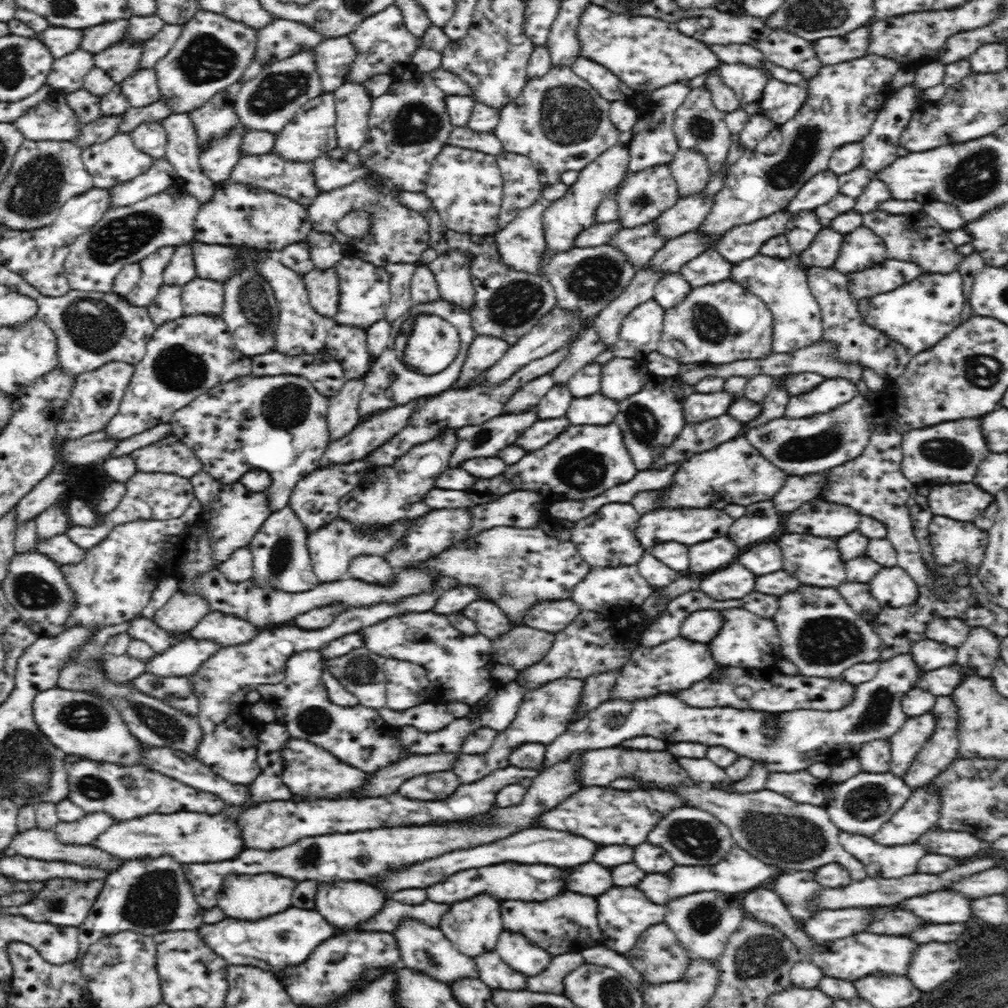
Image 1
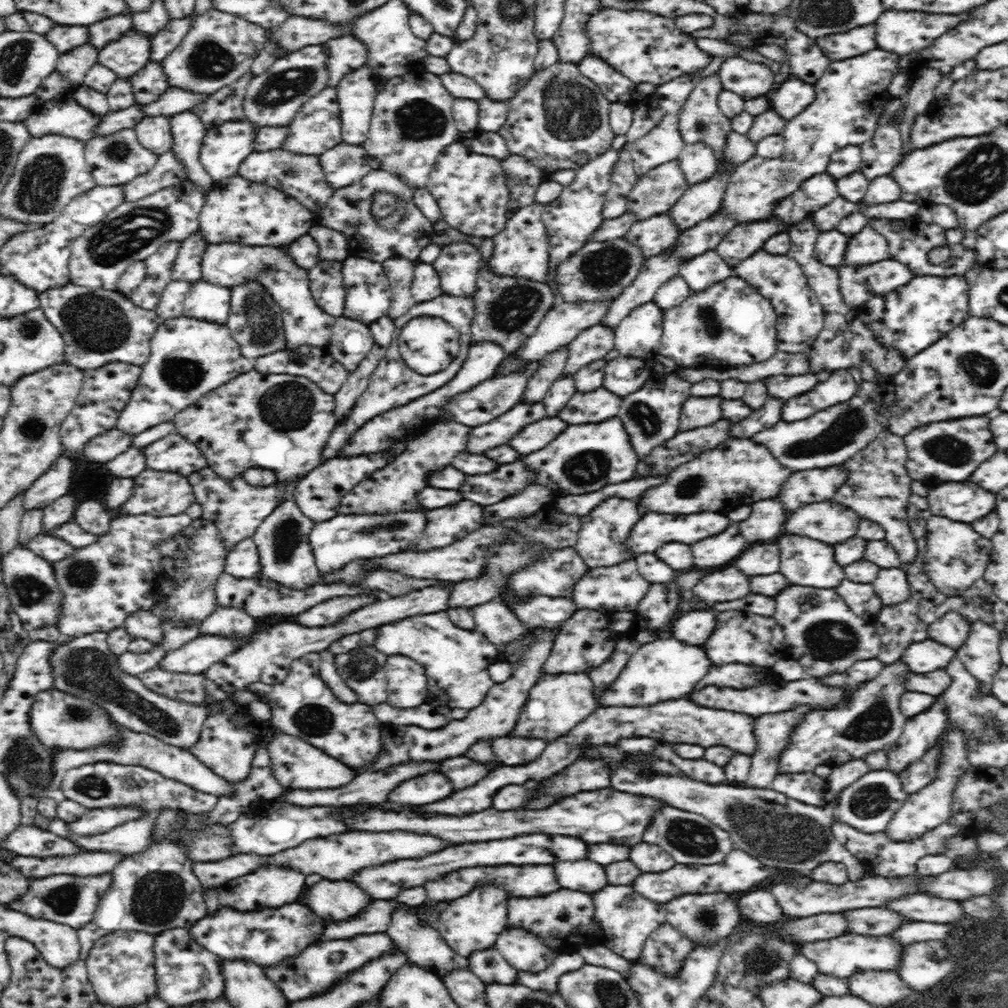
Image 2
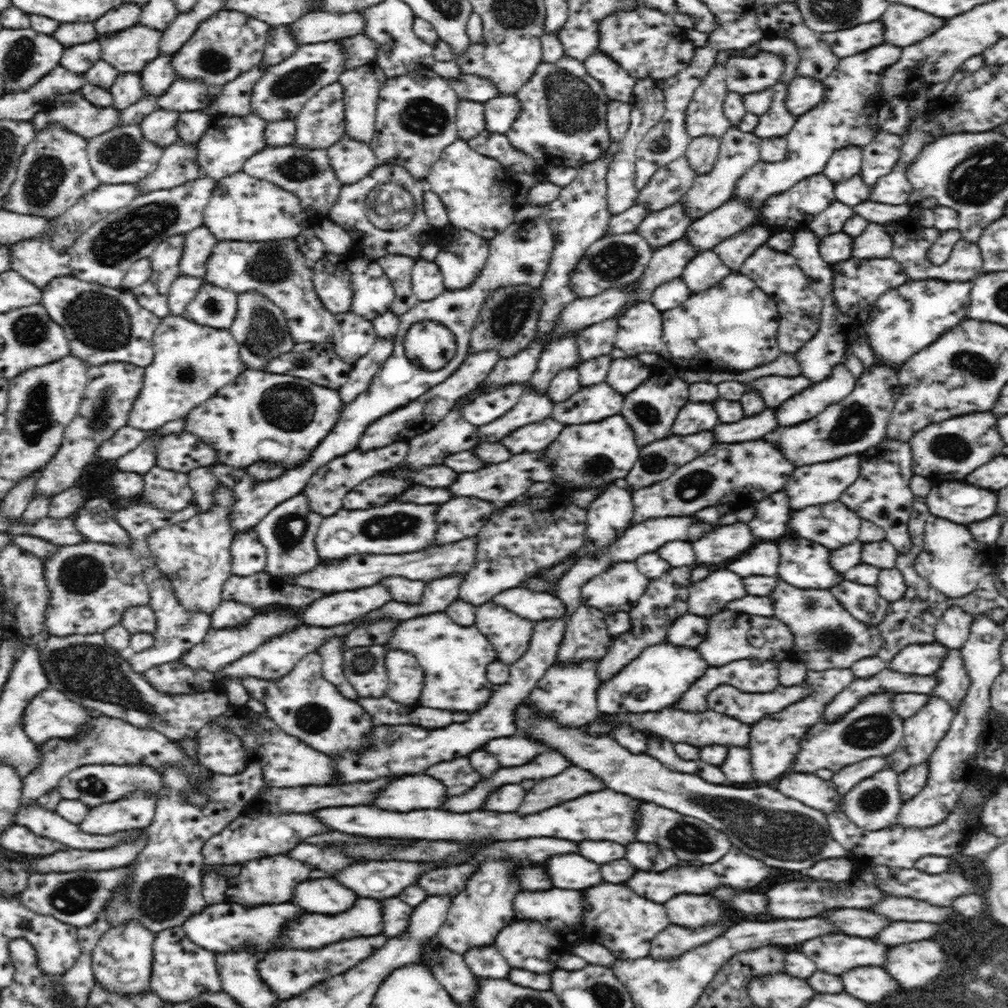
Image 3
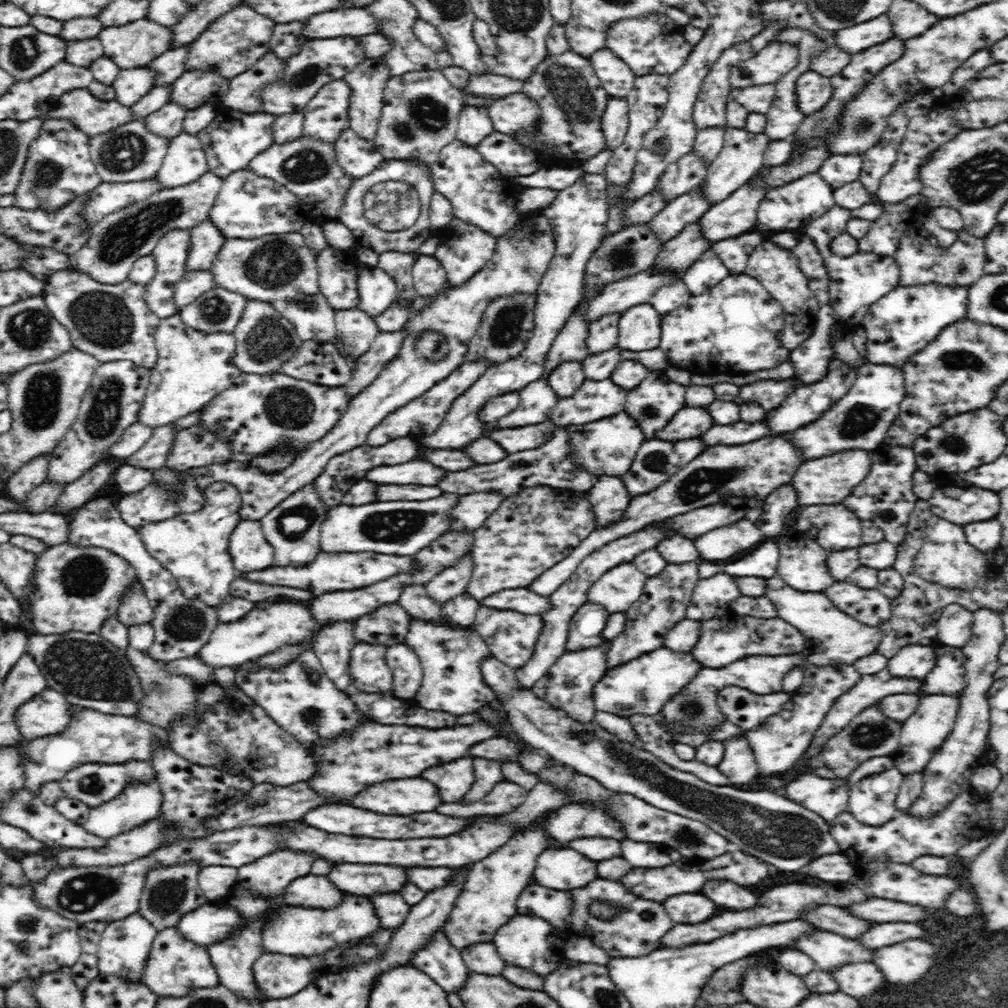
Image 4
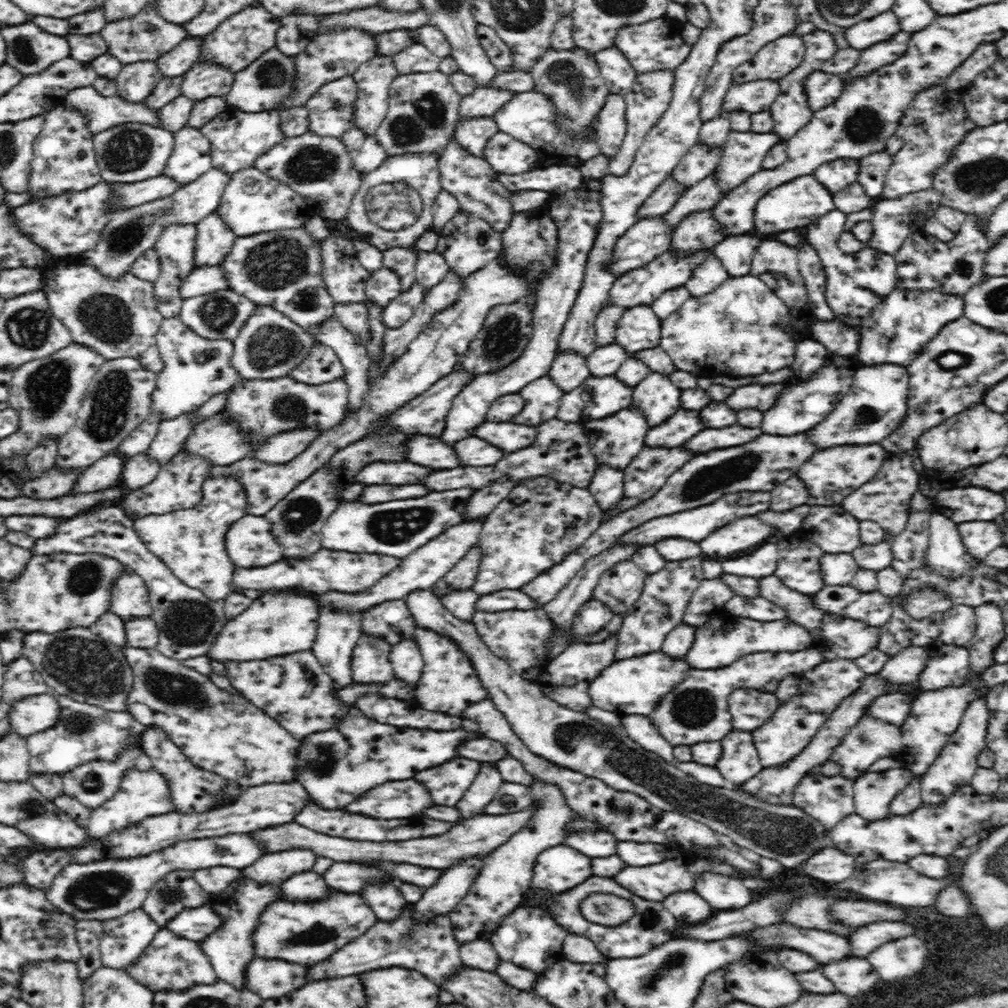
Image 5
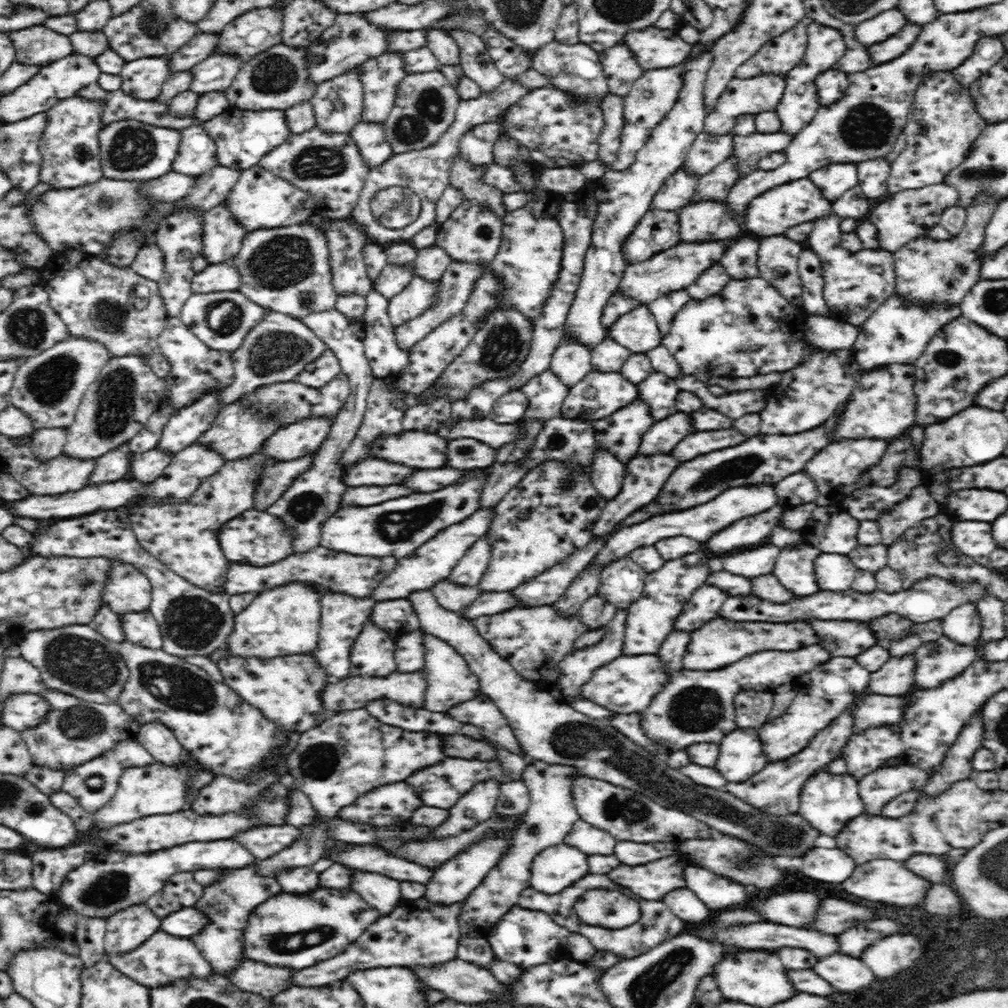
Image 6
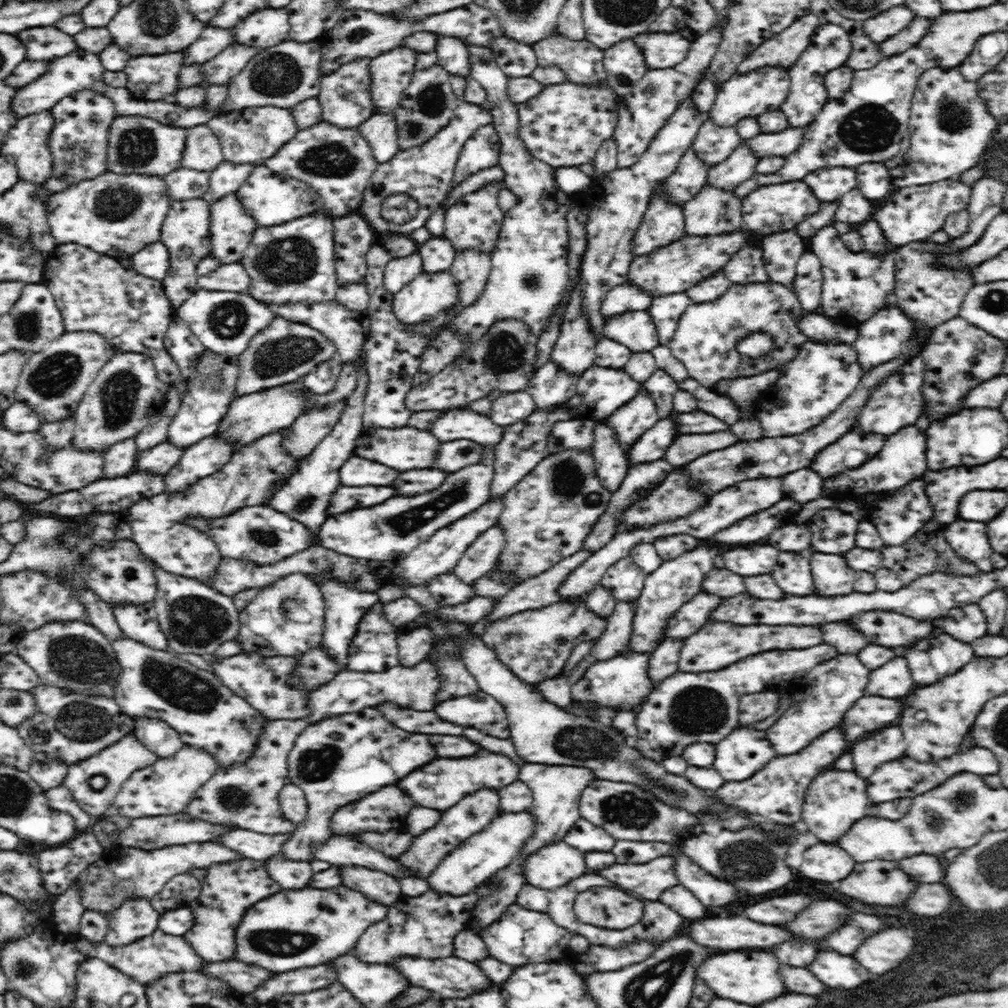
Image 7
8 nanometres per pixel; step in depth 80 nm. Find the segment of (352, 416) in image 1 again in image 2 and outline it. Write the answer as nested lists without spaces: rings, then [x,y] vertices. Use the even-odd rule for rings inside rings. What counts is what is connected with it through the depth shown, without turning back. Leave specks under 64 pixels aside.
[[[375,344],[364,360],[359,362],[358,368],[349,373],[346,382],[336,391],[334,397],[338,424],[346,418],[356,400],[366,390],[370,377],[375,373],[378,363],[384,360],[386,352],[386,349]]]

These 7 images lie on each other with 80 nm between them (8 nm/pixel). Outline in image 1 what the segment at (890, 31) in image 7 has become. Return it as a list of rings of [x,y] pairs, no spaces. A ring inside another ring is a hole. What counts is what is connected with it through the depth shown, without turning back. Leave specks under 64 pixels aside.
[[[868,26],[856,28],[844,36],[828,36],[811,41],[816,58],[823,66],[866,56],[868,43],[870,43]]]

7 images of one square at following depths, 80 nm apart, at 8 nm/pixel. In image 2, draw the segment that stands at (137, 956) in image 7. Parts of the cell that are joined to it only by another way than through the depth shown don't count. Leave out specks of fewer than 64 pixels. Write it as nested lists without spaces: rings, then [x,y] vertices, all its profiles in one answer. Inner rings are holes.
[[[172,928],[155,935],[154,944],[156,990],[168,1006],[194,1004],[202,1000],[218,1000],[225,996],[224,977],[221,971],[221,958],[200,946],[189,929]]]

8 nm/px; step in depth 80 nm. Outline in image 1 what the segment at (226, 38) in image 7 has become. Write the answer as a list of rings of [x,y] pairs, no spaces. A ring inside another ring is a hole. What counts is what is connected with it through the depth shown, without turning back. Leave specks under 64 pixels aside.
[[[155,67],[138,69],[120,82],[120,91],[132,108],[142,108],[161,99]]]

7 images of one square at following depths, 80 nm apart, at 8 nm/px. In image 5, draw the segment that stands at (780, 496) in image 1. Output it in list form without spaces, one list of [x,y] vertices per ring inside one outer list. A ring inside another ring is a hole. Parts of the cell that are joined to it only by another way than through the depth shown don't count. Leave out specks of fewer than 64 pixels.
[[[880,443],[844,444],[816,451],[798,470],[798,476],[802,478],[809,494],[808,504],[822,506],[840,504],[846,496],[868,482],[876,471],[880,470],[887,454],[888,451]]]

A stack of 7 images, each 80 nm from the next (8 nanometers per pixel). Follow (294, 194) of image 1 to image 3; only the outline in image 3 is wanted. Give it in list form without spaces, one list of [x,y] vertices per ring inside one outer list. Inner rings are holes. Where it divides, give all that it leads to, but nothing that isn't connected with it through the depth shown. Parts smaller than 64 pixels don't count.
[[[288,144],[276,148],[264,147],[262,151],[252,155],[243,164],[241,171],[248,176],[267,180],[288,192],[294,193],[305,209],[324,216],[327,216],[336,204],[344,186],[339,177],[335,175],[335,169],[331,167],[327,149],[302,148],[298,144]]]

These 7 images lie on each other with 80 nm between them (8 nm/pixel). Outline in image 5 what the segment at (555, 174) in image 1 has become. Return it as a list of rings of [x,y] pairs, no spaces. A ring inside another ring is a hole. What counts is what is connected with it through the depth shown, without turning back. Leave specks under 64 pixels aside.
[[[576,46],[572,49],[546,49],[544,56],[536,61],[530,73],[534,79],[533,90],[545,94],[554,103],[557,112],[555,124],[559,128],[571,130],[579,138],[596,121],[608,94],[611,93],[600,74],[593,53]]]

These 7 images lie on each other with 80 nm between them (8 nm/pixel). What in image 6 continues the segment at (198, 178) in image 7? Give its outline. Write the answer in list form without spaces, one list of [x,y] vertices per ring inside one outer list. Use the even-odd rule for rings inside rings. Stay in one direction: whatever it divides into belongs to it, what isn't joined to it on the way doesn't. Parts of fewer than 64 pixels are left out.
[[[171,170],[164,176],[148,181],[146,188],[144,188],[144,193],[152,195],[152,197],[158,197],[162,202],[171,203],[186,196],[194,186],[196,179],[197,177],[178,174]]]

